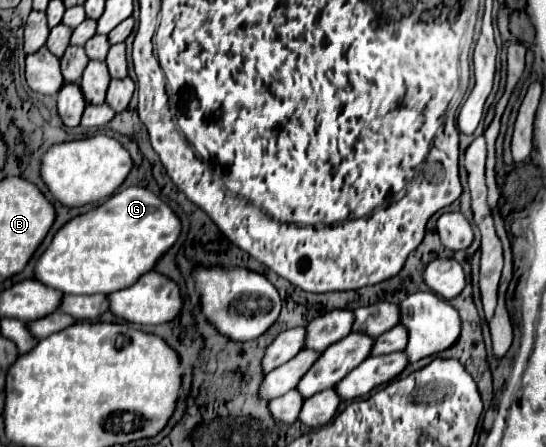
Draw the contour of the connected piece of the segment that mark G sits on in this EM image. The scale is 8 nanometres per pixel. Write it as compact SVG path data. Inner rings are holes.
M143 187L113 193L87 213L69 219L39 255L33 279L59 293L113 293L133 285L177 241L181 223L167 203Z

